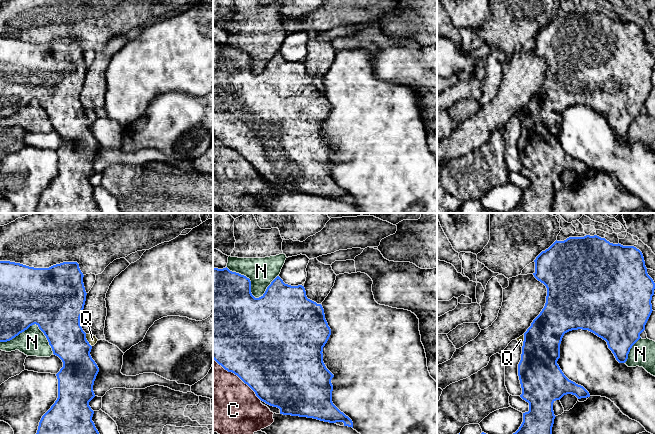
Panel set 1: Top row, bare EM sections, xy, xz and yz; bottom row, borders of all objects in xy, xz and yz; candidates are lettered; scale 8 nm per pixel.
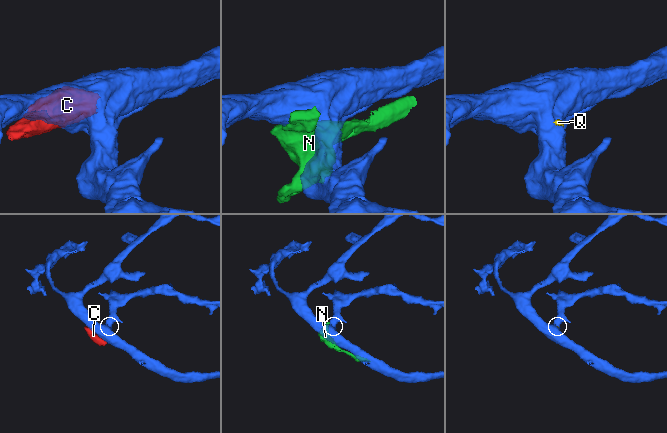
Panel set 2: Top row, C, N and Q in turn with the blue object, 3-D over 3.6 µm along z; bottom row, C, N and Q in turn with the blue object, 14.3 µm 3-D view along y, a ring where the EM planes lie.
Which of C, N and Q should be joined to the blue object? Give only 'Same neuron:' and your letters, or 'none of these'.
Same neuron: Q

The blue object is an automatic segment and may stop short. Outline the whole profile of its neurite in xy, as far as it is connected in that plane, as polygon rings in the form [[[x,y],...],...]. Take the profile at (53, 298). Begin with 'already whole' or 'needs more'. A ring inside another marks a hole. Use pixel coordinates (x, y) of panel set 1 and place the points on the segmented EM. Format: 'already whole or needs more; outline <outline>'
needs more; outline [[[0,261],[0,342],[12,340],[36,324],[46,336],[53,354],[63,362],[63,367],[56,374],[58,398],[42,416],[36,434],[99,434],[92,421],[94,411],[89,406],[89,402],[95,397],[93,385],[99,372],[90,352],[98,339],[92,334],[86,334],[80,325],[87,295],[83,277],[77,262],[63,262],[49,268],[34,268],[20,263]]]

